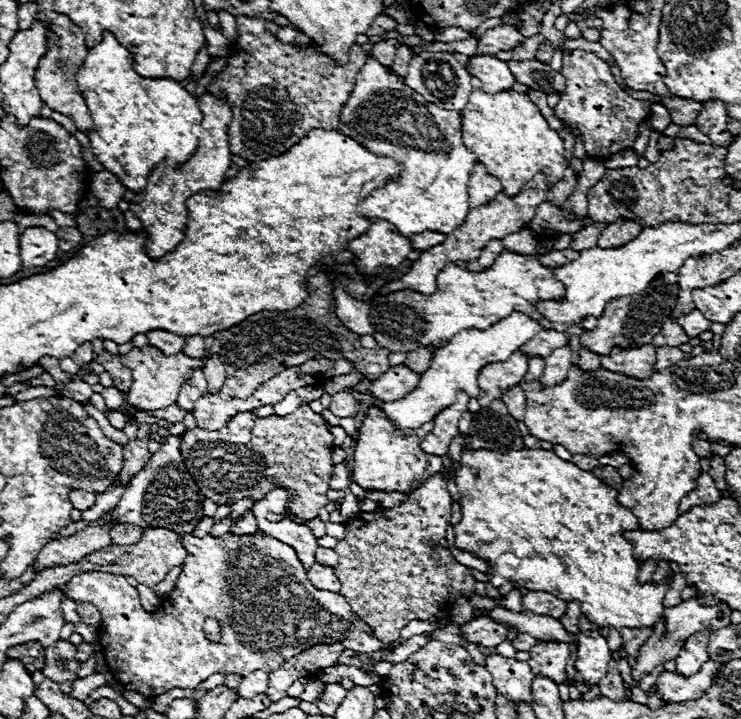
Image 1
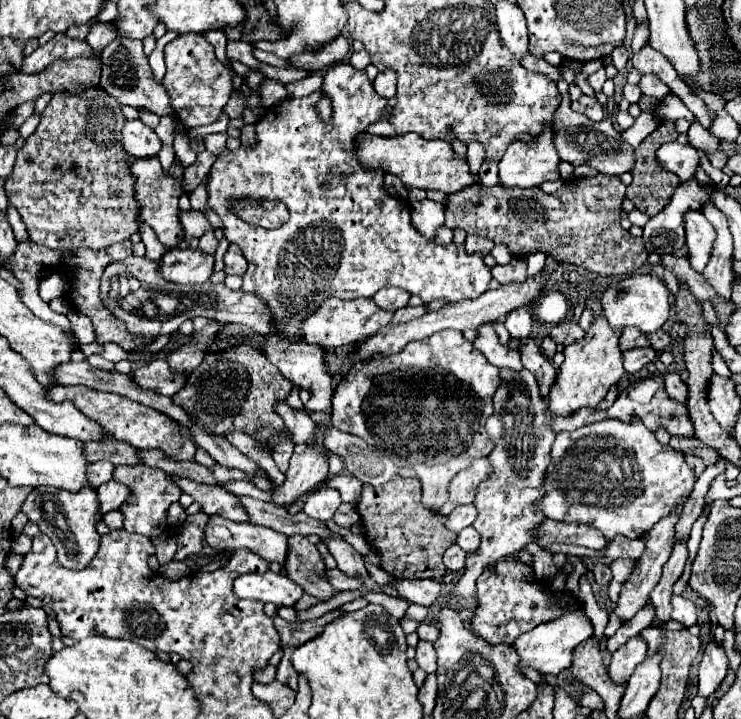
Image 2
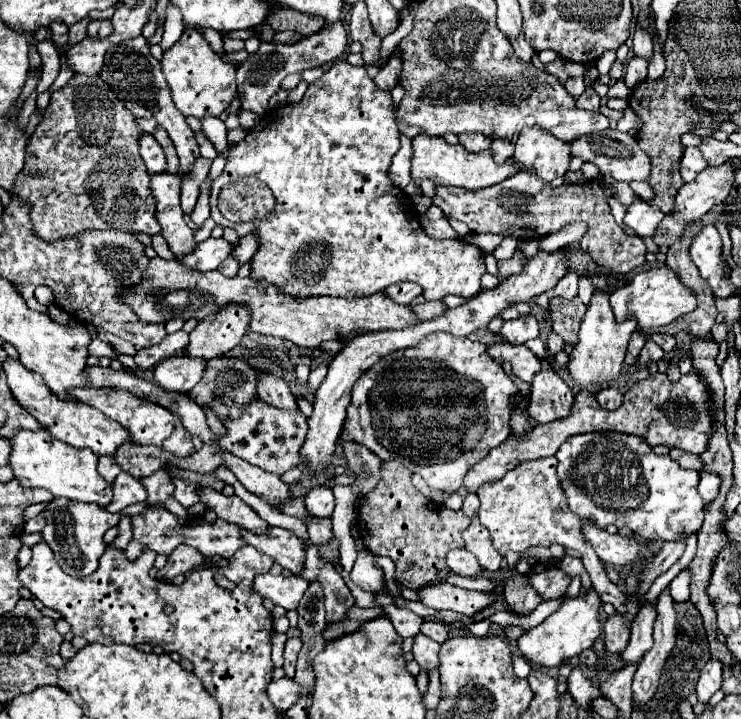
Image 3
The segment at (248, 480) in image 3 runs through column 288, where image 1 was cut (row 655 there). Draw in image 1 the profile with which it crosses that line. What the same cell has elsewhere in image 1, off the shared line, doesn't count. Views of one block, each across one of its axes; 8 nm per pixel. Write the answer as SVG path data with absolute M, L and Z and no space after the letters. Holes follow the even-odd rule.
M486 656L486 668L492 674L498 694L504 694L510 702L532 702L532 668L514 658L504 656Z

